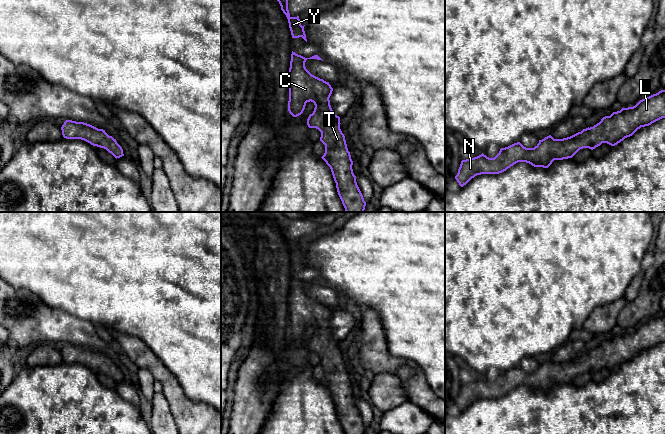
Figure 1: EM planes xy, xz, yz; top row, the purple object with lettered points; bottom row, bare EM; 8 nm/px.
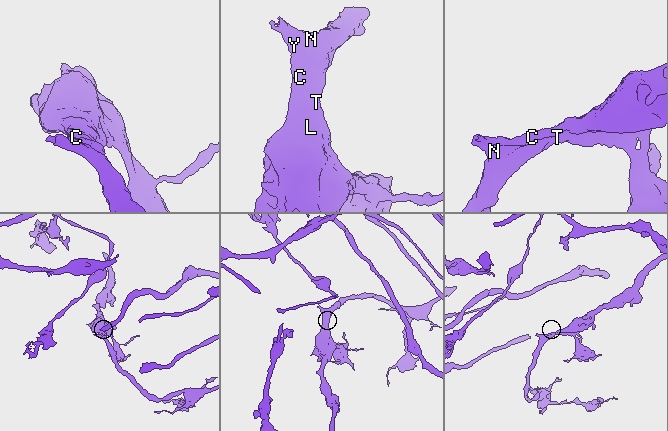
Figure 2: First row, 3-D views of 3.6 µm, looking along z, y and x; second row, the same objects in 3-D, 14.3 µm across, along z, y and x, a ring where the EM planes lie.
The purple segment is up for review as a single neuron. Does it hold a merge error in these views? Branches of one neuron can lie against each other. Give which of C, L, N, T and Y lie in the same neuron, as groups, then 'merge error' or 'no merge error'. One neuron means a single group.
groups C L N T Y; no merge error

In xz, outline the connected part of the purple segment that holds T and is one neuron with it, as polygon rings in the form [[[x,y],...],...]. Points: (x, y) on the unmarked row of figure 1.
[[[292,275],[288,297],[288,335],[297,341],[303,337],[307,326],[314,327],[315,332],[307,343],[307,349],[321,356],[320,365],[325,369],[321,382],[331,393],[342,428],[345,434],[365,434],[366,426],[357,409],[353,385],[340,353],[340,341],[334,338],[330,329],[333,312],[329,306],[306,293],[307,283],[322,284],[318,279],[305,282]]]

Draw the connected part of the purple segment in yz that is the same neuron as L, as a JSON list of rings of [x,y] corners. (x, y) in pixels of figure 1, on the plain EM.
[[[665,314],[640,324],[633,331],[613,336],[593,351],[583,353],[570,361],[554,363],[549,359],[539,364],[534,372],[526,372],[517,366],[501,372],[494,382],[482,377],[462,384],[455,403],[463,411],[477,399],[499,398],[518,386],[548,392],[554,384],[572,382],[583,372],[593,374],[602,367],[615,370],[641,351],[649,350],[662,342],[665,342]]]

